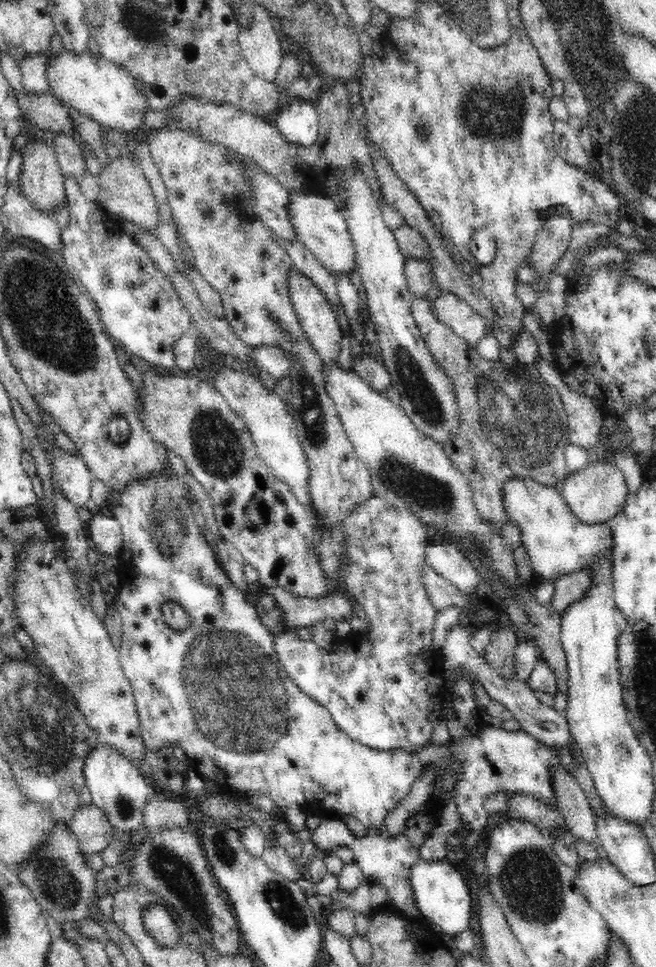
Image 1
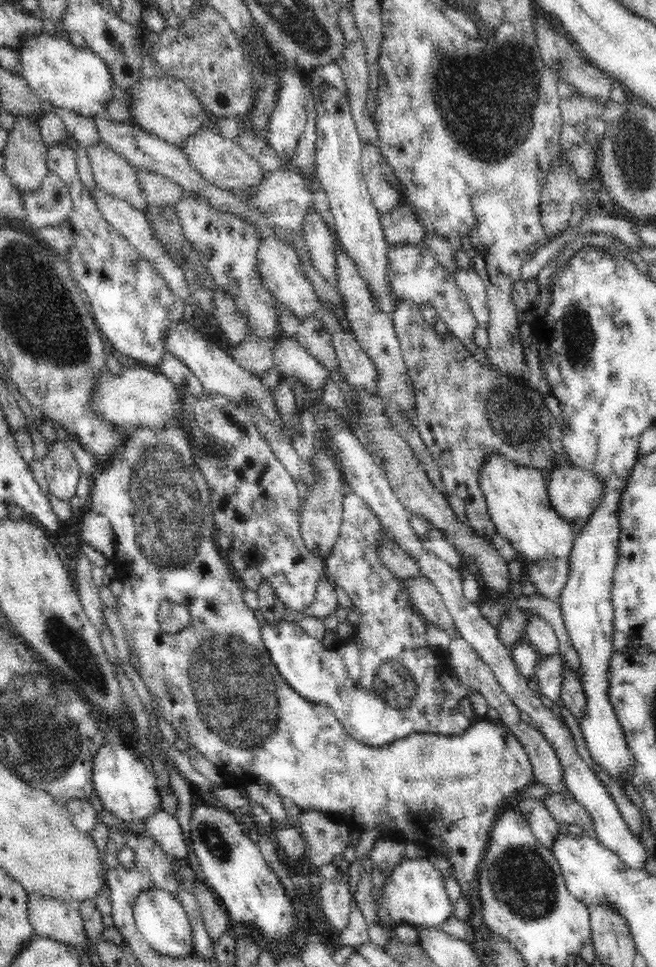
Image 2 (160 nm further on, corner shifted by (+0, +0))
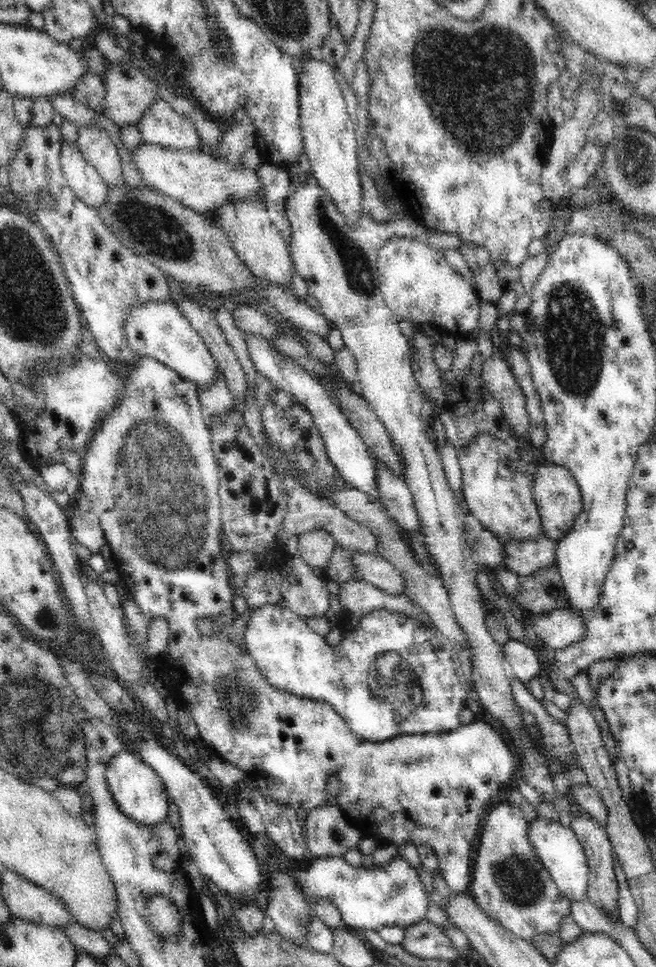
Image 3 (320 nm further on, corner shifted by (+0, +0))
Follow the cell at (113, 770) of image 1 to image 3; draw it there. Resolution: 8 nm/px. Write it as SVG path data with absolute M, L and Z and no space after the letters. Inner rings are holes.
M126 747L113 754L109 758L104 776L114 804L124 816L131 818L140 826L154 826L166 820L169 811L169 796L165 786L157 772L142 758L138 758L136 752Z

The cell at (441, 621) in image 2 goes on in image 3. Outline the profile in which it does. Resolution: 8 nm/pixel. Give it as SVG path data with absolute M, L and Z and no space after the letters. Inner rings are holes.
M354 551L354 563L356 563L360 580L375 584L382 592L392 596L406 592L404 575L382 555Z

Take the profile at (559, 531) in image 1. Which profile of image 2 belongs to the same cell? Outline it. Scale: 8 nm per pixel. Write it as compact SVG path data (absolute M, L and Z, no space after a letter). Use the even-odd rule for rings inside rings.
M493 455L485 463L480 485L486 495L488 512L498 533L510 539L523 558L538 564L554 560L570 561L572 548L584 524L576 524L563 518L552 507L545 474L536 469L517 466L506 458Z

